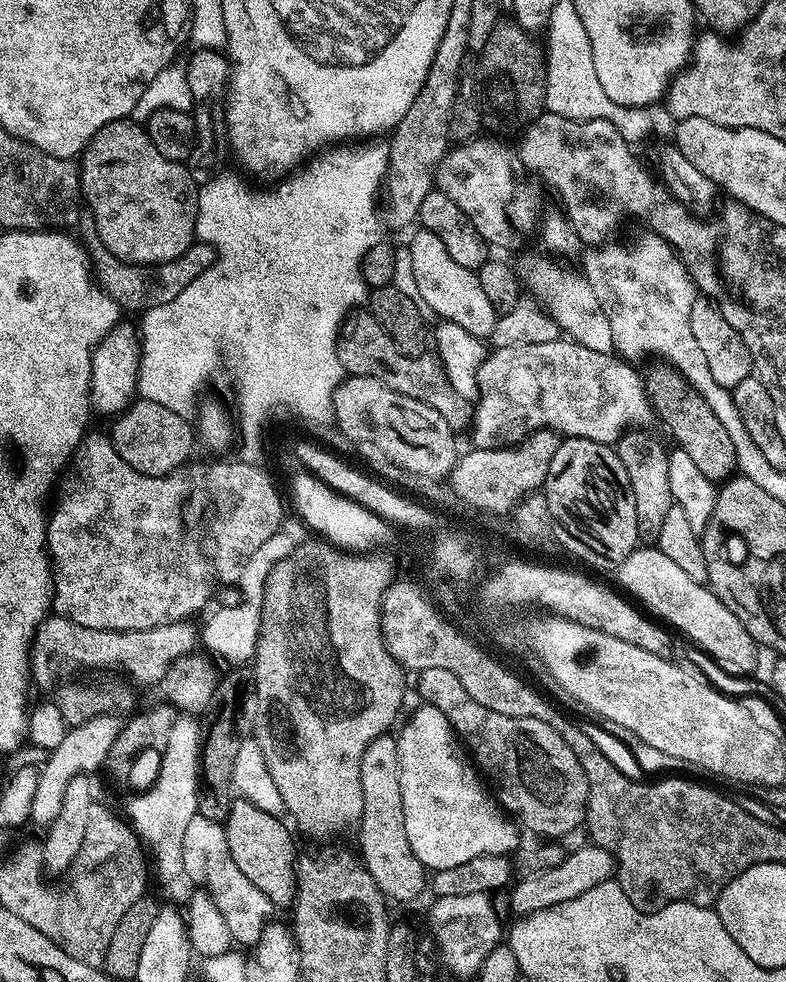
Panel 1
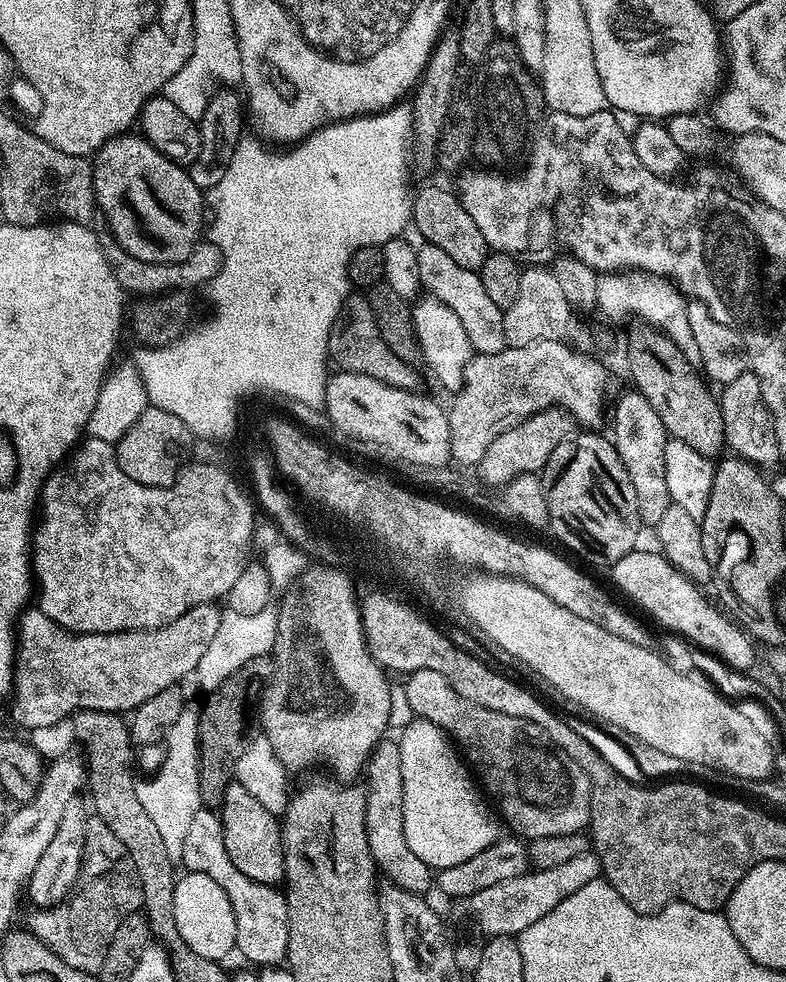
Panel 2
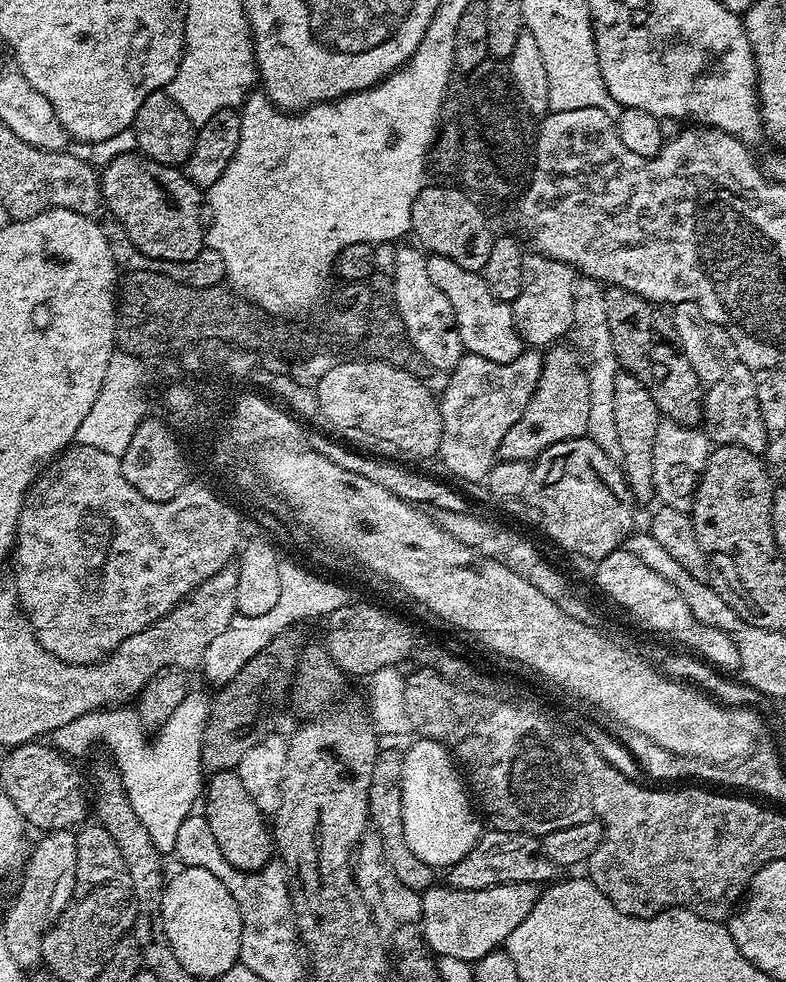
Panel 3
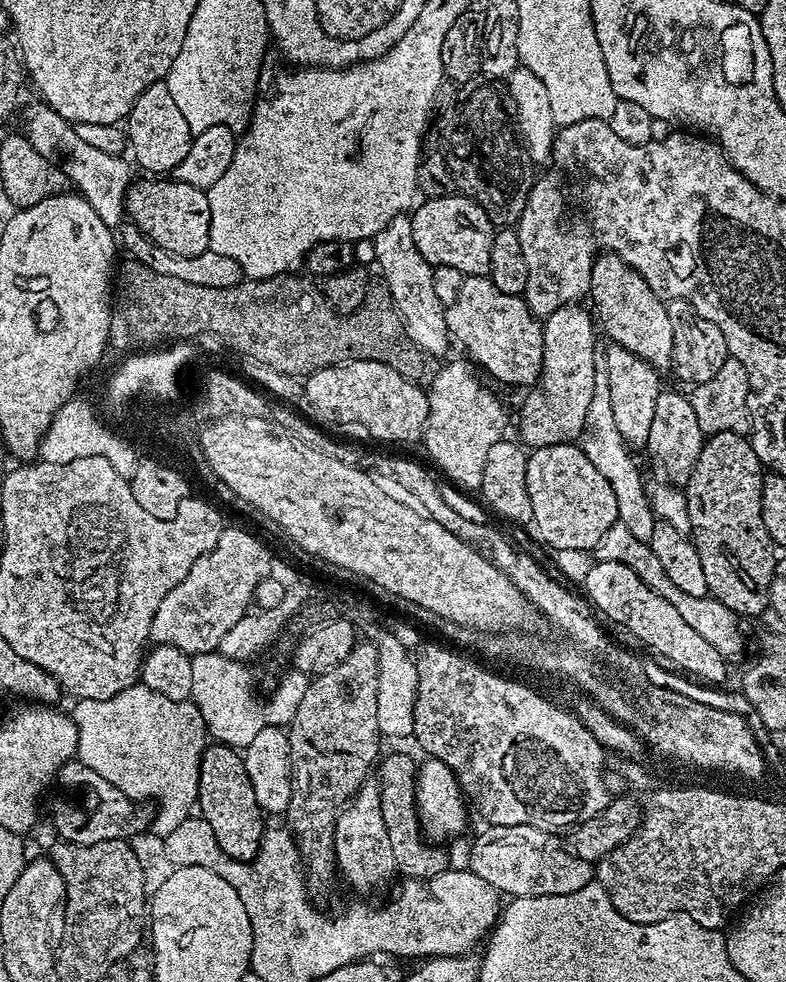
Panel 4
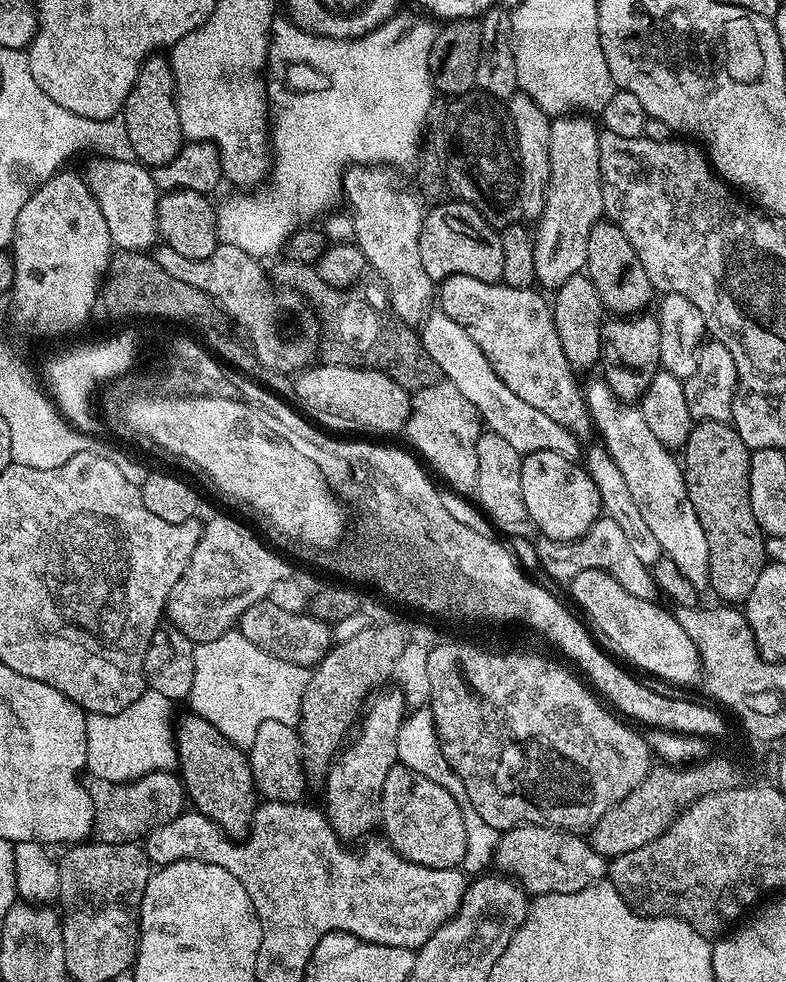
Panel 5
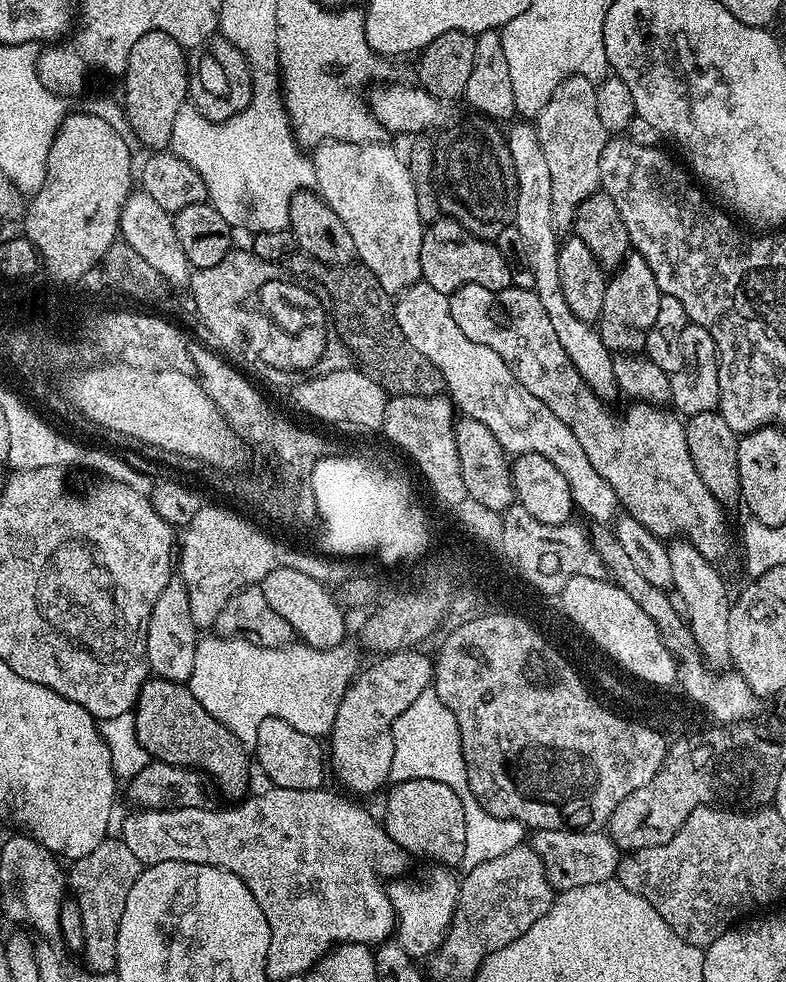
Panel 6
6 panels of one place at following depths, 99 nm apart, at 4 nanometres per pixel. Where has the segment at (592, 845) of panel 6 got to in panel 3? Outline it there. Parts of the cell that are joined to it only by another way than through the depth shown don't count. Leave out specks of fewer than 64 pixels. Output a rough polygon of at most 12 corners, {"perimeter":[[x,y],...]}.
{"perimeter":[[488,830],[446,869],[447,887],[557,879],[525,832]]}

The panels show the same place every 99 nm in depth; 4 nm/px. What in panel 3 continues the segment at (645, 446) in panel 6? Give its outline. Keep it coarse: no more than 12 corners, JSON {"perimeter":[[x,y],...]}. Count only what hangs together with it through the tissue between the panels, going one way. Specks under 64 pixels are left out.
{"perimeter":[[429,255],[465,353],[505,364],[525,351],[511,303],[481,273]]}

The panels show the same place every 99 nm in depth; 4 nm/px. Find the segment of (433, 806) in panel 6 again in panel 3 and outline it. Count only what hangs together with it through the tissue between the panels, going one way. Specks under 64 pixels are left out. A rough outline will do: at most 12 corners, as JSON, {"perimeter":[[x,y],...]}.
{"perimeter":[[377,751],[368,819],[394,874],[425,893],[437,873],[406,842],[403,755]]}

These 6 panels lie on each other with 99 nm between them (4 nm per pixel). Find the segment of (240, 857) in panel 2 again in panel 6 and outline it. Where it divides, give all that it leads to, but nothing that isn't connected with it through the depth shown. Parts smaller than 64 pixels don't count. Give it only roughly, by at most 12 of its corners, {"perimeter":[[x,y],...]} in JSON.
{"perimeter":[[145,680],[136,737],[152,760],[249,795],[249,749],[187,683]]}

